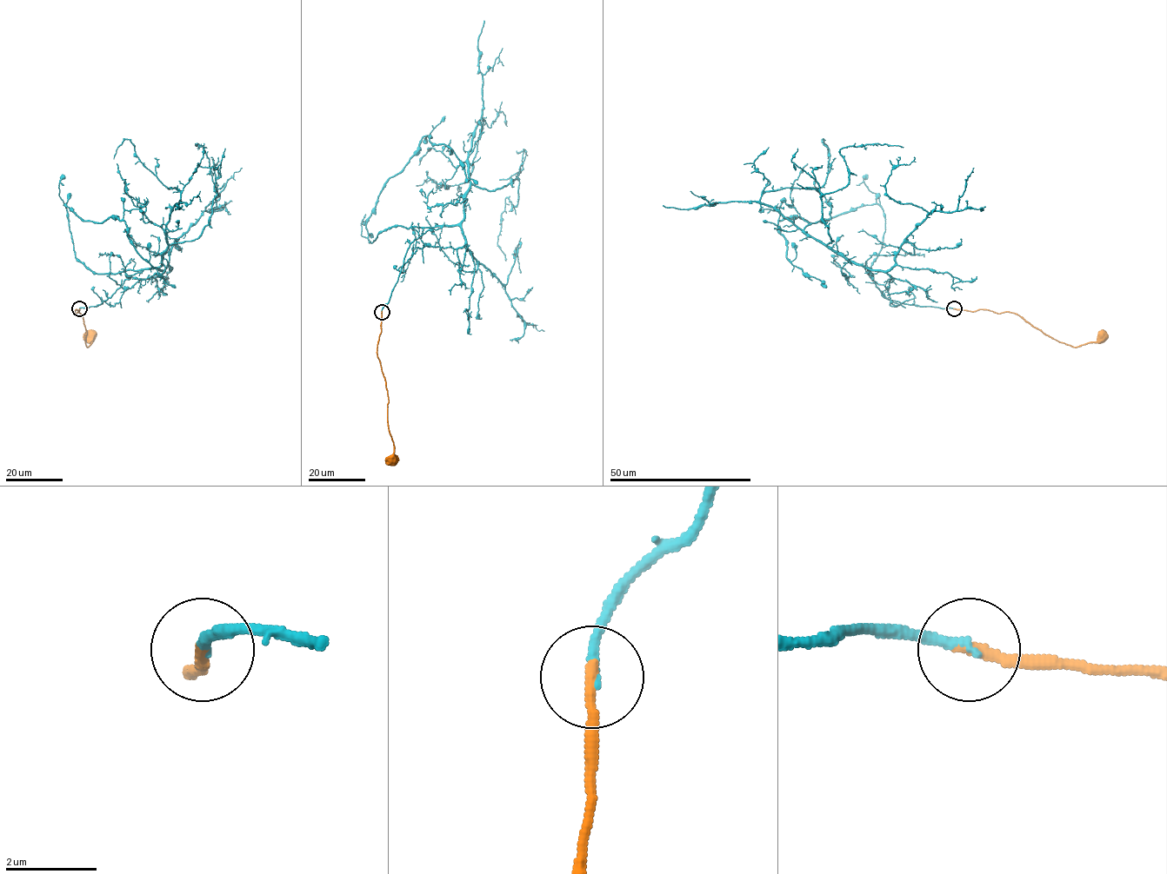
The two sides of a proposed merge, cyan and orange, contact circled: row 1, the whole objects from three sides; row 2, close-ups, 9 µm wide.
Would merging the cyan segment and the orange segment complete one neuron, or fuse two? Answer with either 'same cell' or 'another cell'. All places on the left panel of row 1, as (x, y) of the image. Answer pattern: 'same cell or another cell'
same cell

